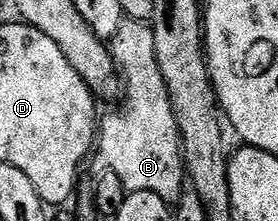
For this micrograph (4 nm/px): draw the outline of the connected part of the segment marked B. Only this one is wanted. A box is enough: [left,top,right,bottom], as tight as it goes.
[94,18,185,204]

